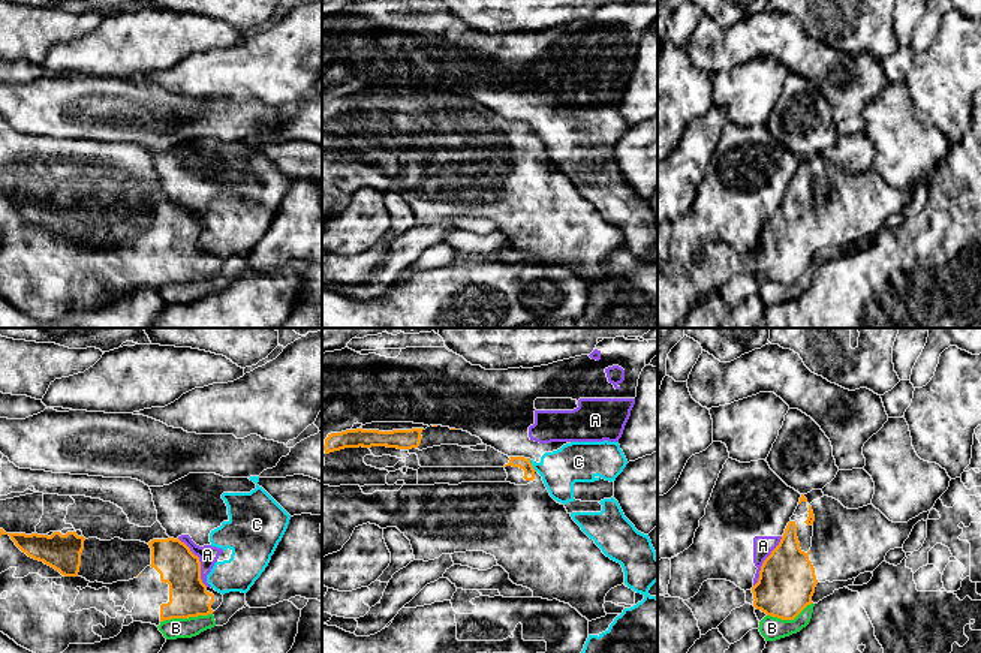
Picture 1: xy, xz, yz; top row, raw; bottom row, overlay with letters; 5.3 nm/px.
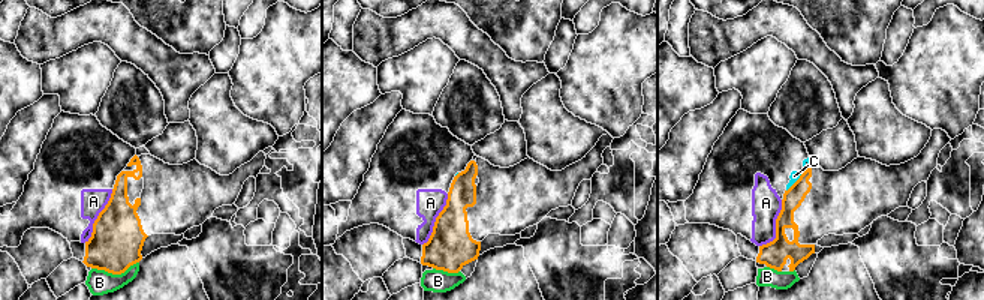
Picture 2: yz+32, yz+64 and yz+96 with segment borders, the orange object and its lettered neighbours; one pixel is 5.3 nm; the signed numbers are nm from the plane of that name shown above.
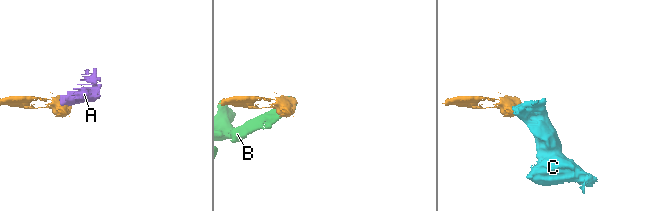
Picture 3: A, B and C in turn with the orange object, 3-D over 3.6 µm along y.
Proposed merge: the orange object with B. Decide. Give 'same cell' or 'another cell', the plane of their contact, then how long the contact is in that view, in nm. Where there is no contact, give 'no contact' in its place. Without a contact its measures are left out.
another cell | xy | 280 nm

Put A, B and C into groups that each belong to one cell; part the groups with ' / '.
A C / B

